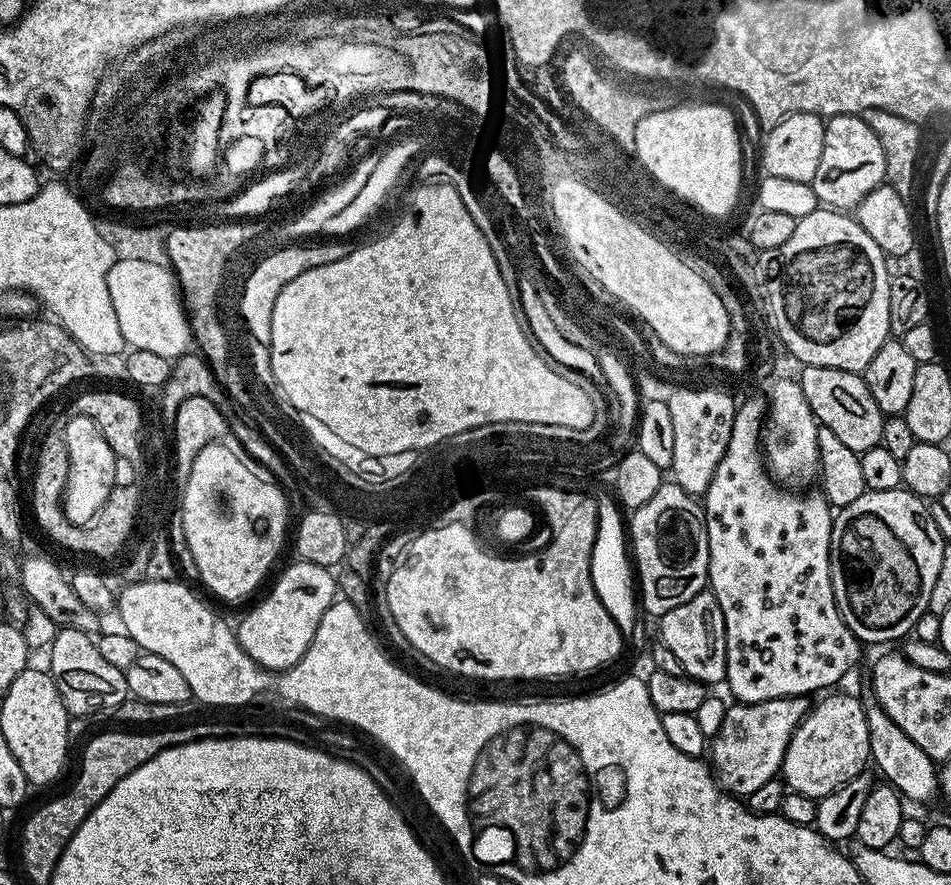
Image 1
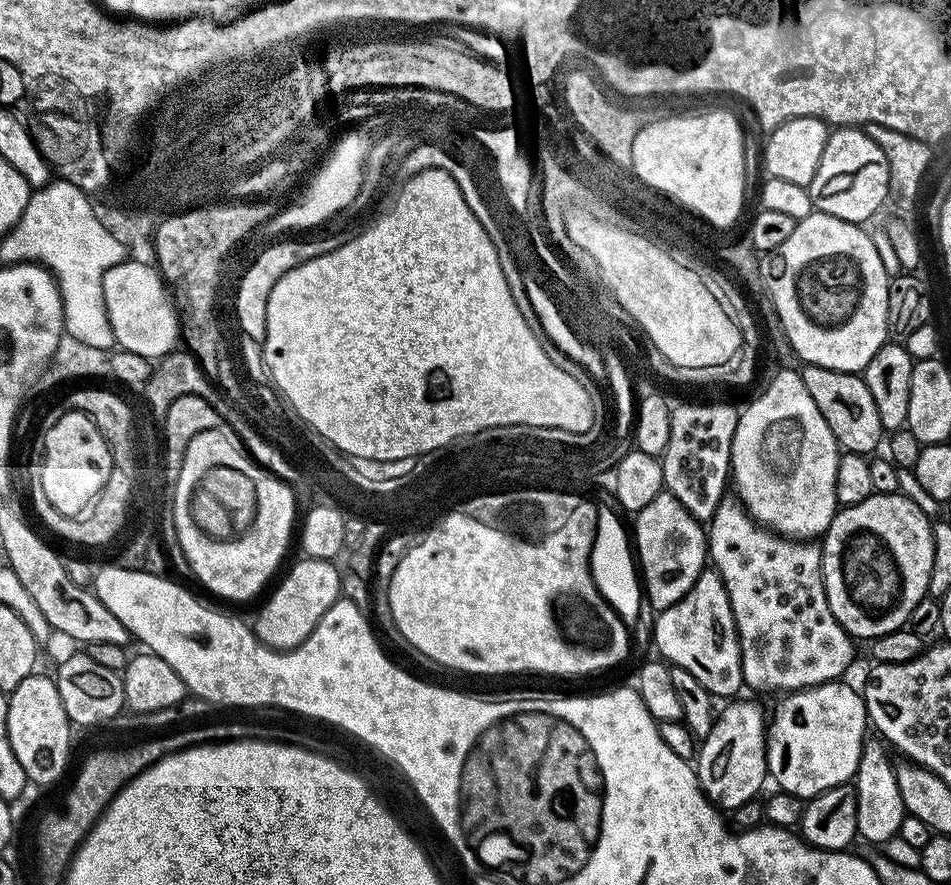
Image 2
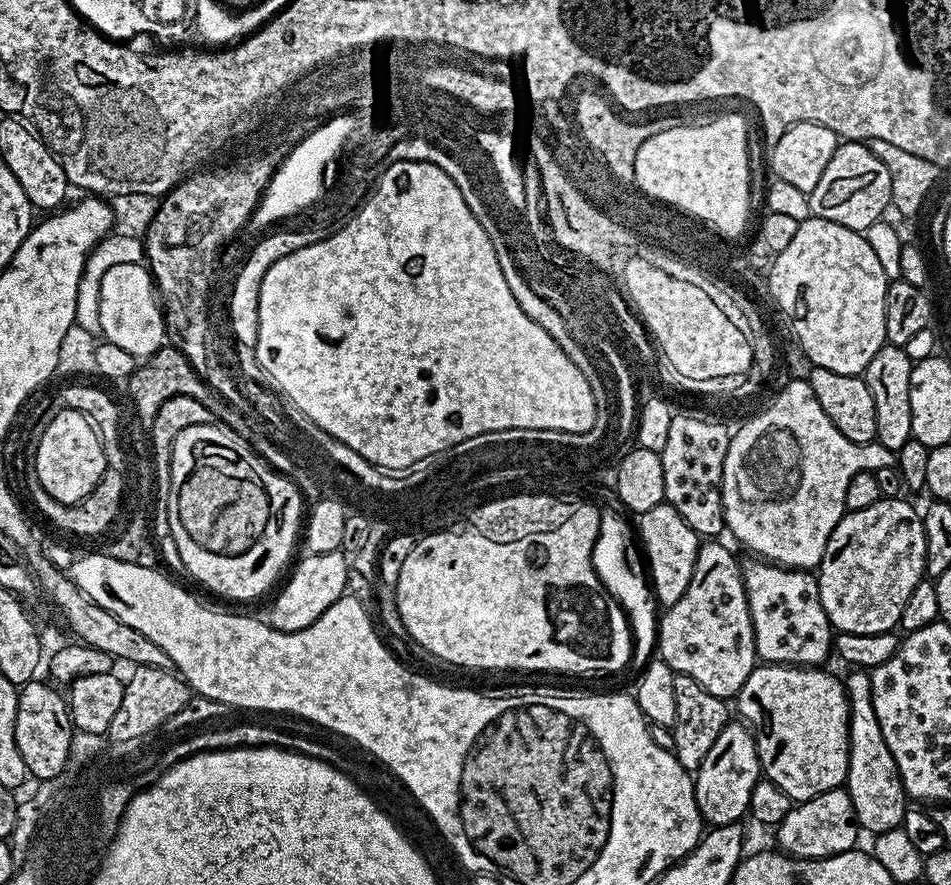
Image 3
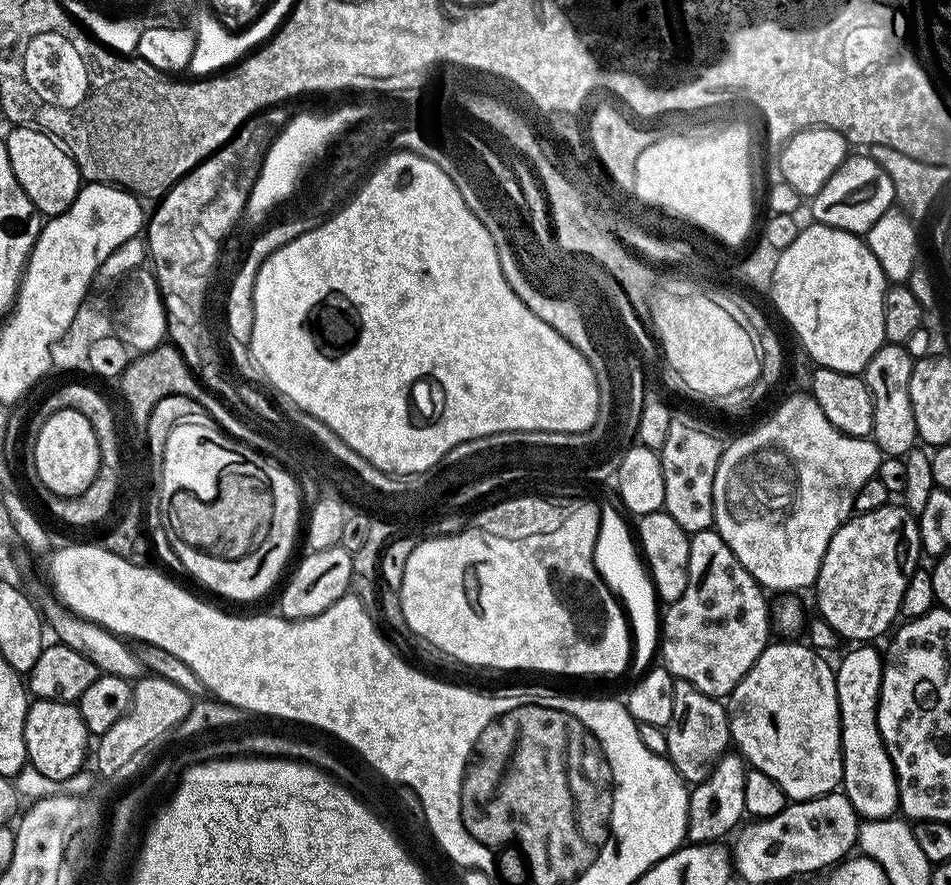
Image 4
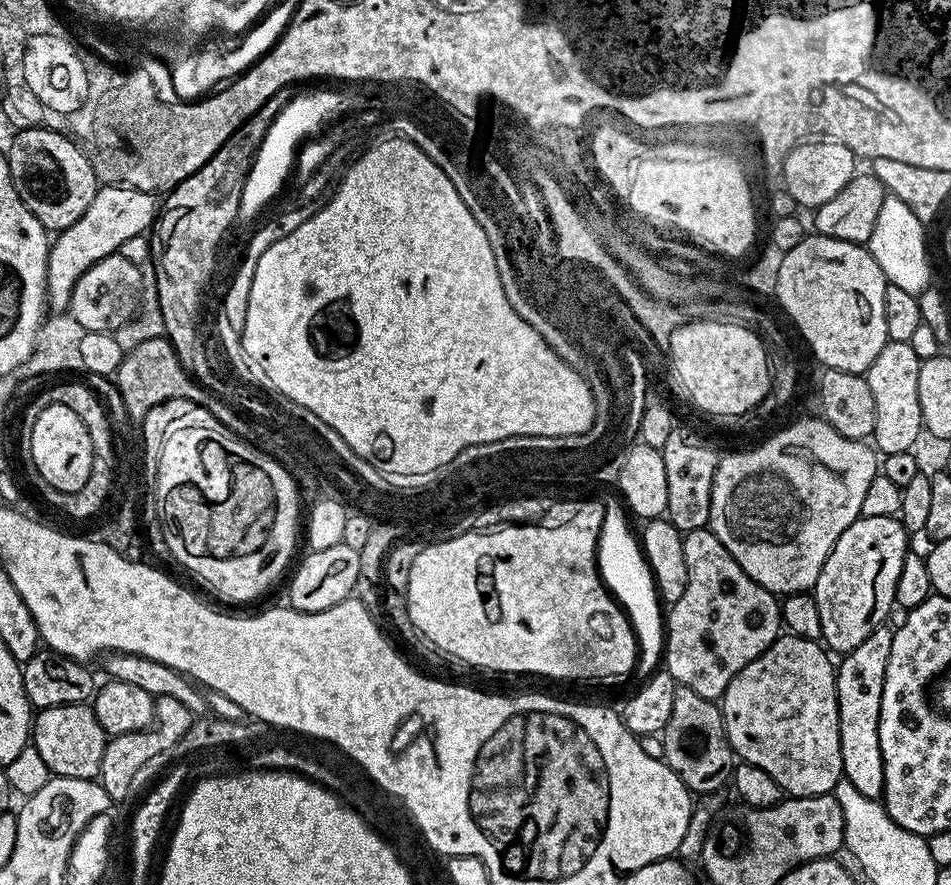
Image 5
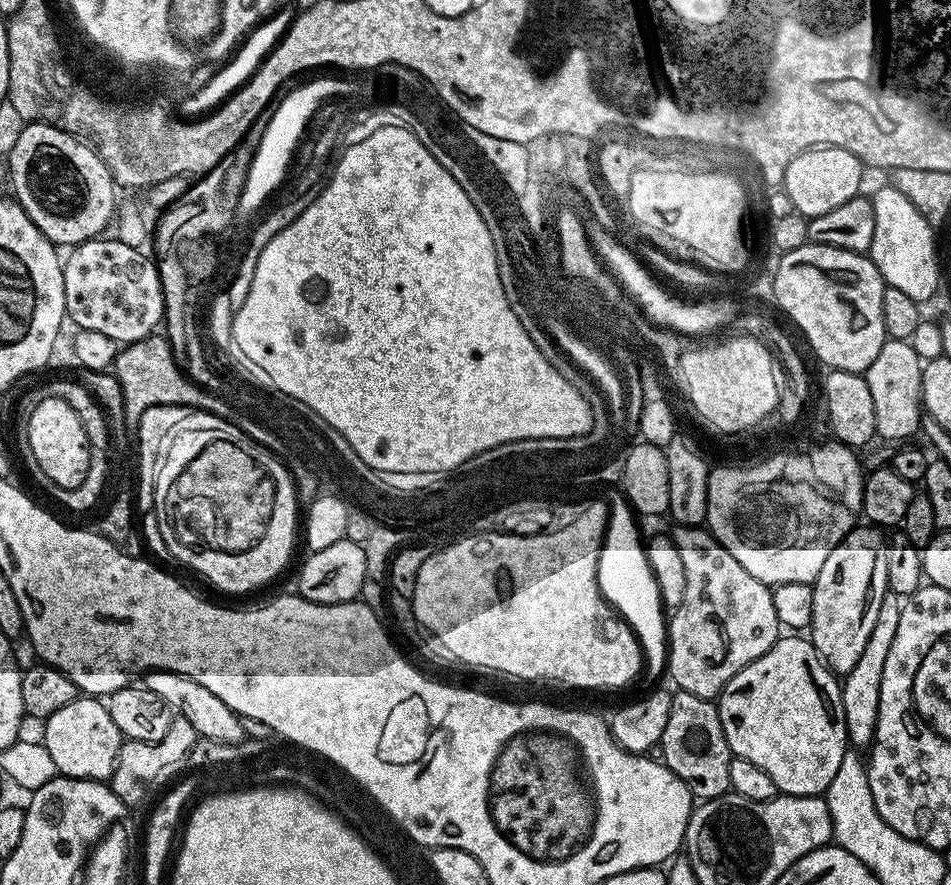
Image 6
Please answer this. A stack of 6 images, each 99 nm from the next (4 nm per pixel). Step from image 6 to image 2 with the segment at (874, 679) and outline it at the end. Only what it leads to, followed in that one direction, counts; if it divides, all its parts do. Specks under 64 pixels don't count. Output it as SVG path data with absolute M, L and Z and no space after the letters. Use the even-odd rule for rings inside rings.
M878 738L867 739L864 743L858 770L854 777L856 790L856 830L859 839L869 840L876 846L882 846L890 838L898 835L906 811L898 788L898 778L894 761L888 757L887 745Z

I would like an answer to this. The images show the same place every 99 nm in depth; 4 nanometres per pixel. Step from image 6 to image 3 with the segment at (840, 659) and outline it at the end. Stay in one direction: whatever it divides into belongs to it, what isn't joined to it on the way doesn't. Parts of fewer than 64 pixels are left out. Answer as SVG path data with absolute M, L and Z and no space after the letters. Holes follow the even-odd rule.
M882 498L874 502L874 506L866 506L866 510L845 511L844 517L830 534L818 565L822 606L833 629L837 633L854 635L878 635L893 631L900 623L906 598L910 598L914 586L925 579L925 554L924 521L921 513L915 512L904 498Z

